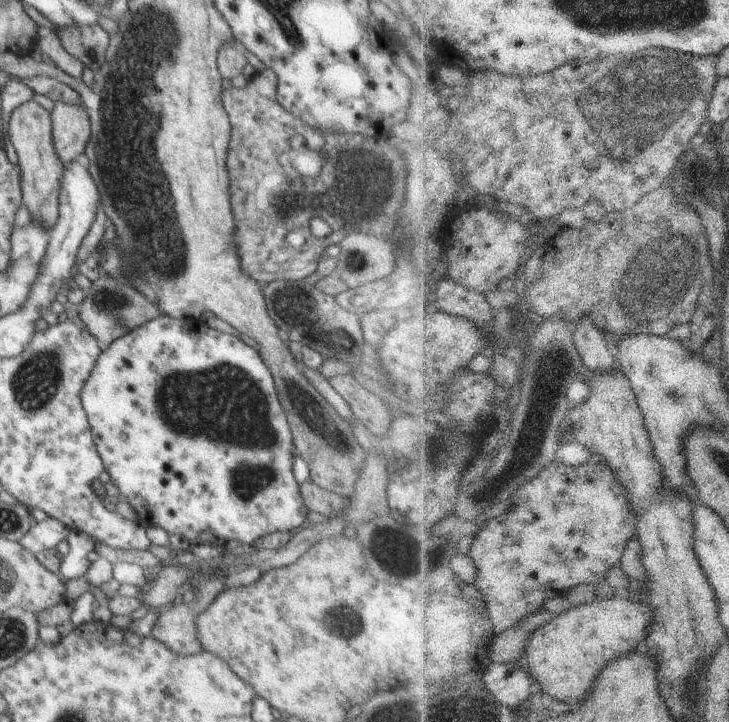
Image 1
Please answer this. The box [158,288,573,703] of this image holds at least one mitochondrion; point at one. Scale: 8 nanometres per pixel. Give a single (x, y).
(347, 622)

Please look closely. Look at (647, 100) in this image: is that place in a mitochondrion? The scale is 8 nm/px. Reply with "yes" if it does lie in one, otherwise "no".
yes

